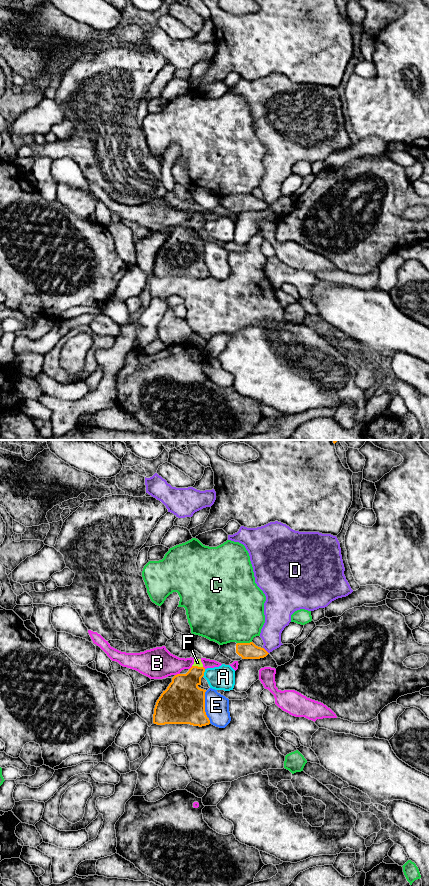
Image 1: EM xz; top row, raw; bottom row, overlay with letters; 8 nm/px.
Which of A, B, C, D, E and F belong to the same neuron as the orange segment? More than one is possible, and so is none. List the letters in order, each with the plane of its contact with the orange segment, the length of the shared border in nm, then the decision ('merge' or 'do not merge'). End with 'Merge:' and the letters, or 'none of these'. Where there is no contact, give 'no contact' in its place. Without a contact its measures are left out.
A: contact in xz; length 70 nm; do not merge
B: contact in xz; length 40 nm; do not merge
C: contact in xz; length 120 nm; do not merge
D: contact in xz; length 70 nm; do not merge
E: contact in xz; length 260 nm; do not merge
F: contact in xz; length 90 nm; merge
Merge: F

